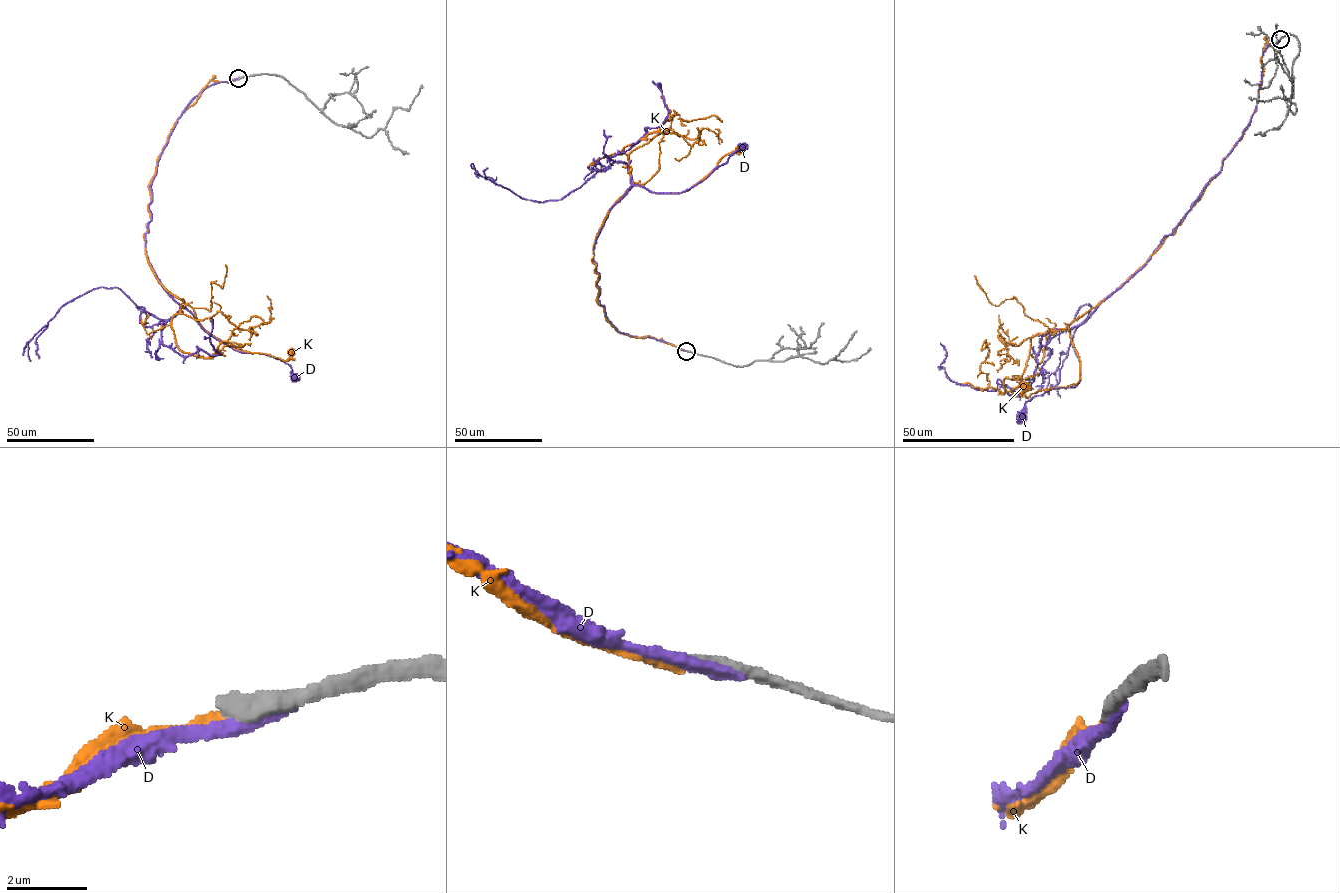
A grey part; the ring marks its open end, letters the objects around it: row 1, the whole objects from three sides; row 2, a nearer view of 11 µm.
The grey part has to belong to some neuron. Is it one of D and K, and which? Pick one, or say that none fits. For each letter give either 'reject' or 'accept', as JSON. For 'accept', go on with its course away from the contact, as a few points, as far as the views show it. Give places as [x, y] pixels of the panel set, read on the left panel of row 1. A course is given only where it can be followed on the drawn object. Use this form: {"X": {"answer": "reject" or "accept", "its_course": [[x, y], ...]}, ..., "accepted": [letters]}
{"D": {"answer": "reject"}, "K": {"answer": "reject"}, "accepted": []}

